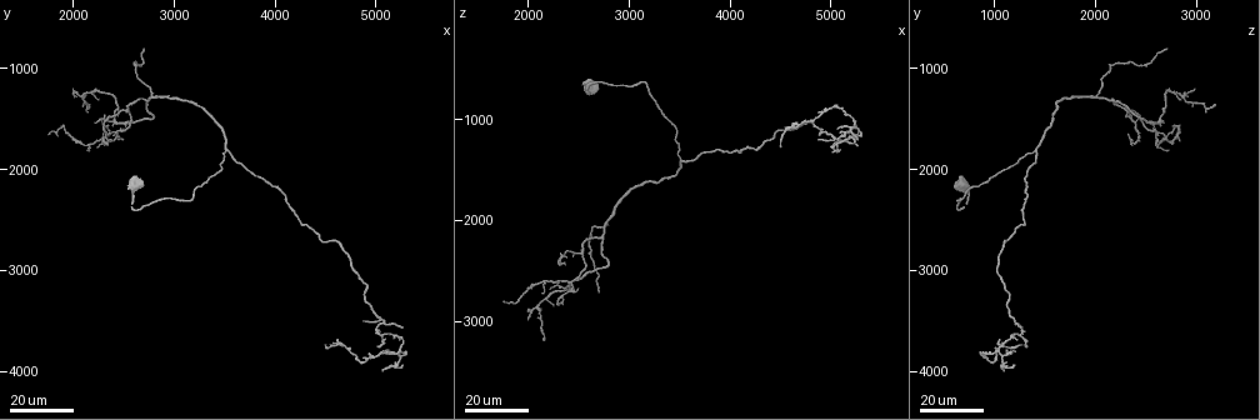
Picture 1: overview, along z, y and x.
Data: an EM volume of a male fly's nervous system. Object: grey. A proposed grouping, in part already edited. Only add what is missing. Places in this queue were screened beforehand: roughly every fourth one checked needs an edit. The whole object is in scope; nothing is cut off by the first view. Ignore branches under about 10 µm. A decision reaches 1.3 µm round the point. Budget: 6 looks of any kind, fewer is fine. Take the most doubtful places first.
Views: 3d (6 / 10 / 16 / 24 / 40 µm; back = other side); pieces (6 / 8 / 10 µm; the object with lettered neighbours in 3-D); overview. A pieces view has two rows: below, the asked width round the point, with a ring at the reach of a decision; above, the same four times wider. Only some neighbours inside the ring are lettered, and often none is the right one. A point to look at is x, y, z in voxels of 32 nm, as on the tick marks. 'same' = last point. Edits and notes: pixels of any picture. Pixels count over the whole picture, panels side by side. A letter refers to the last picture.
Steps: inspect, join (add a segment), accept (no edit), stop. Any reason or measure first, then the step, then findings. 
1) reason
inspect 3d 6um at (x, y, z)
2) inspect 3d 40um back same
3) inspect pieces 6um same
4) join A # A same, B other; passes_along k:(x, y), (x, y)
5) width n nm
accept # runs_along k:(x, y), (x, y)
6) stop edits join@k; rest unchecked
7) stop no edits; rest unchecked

tapers out
inspect 3d 24um at (4880, 3520, 1220)

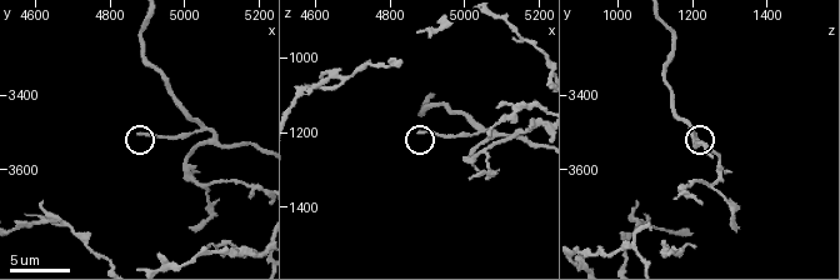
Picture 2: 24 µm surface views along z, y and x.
inspect pieces 6um at (4880, 3510, 1190)

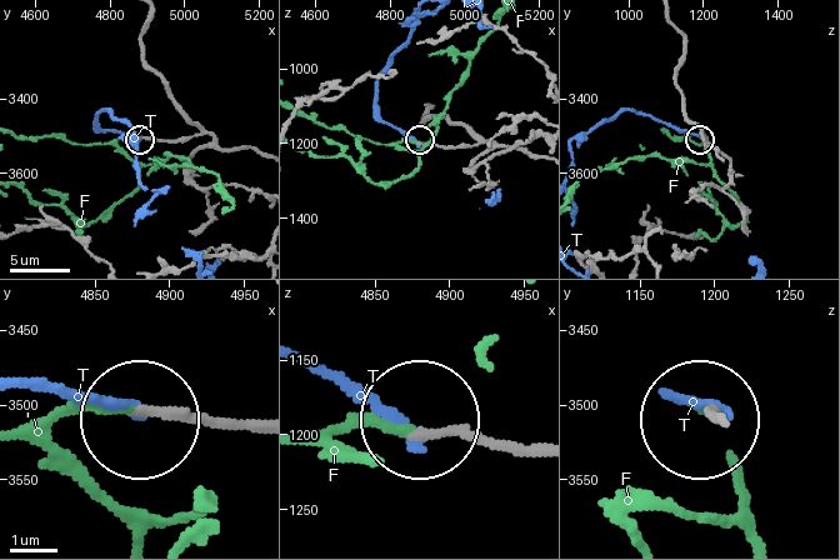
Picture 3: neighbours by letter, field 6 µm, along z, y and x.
join F # F same, T other; passes_along 3:(536, 446), (356, 423), (336, 430), (356, 454); it goes on there

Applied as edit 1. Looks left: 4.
redraw
inspect overview

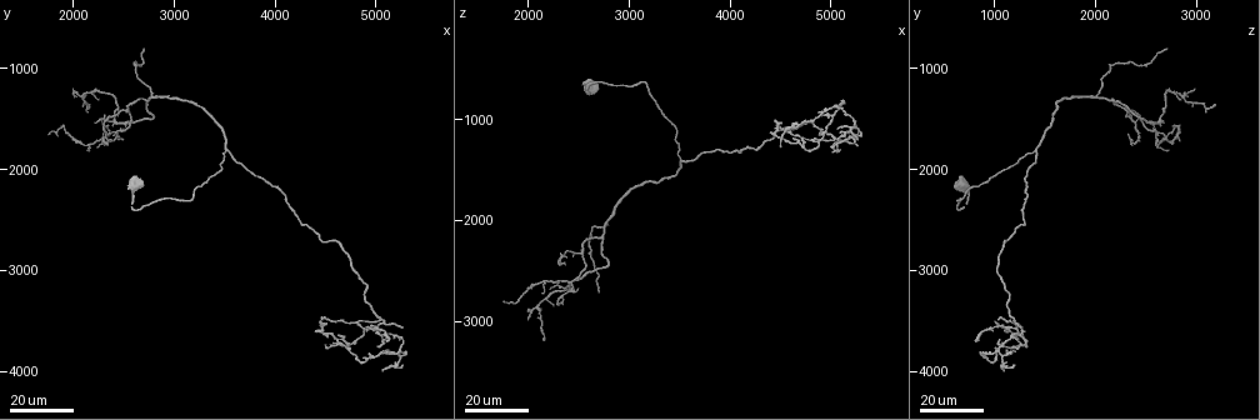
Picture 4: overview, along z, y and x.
long arm stops here
inspect 3d 24um at (2700, 800, 2720)

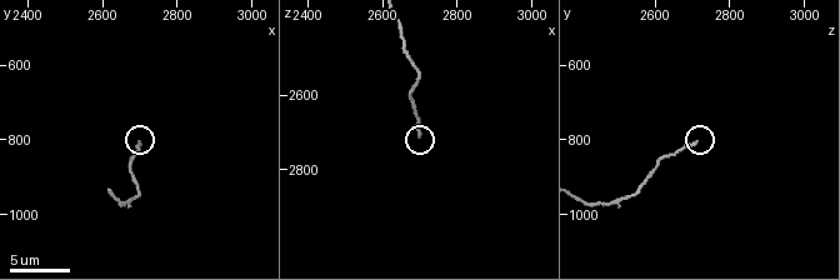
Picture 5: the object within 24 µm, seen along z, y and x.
inspect pieces 10um at (2690, 810, 2710)

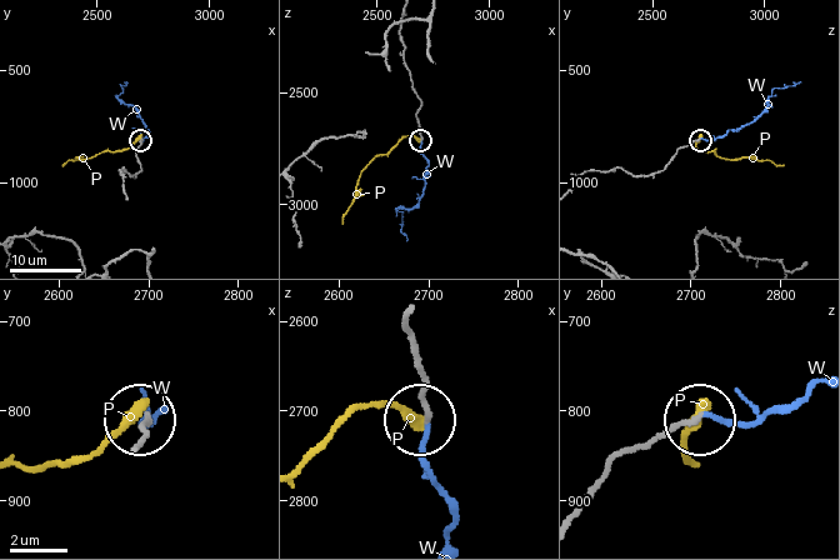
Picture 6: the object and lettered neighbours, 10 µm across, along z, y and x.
join W # P other, W same; passes_along 6:(411, 345), (430, 424), (423, 464), (449, 508), (446, 536); the neuron continues

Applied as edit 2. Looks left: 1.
stop edits join@3, join@6; rest unchecked

